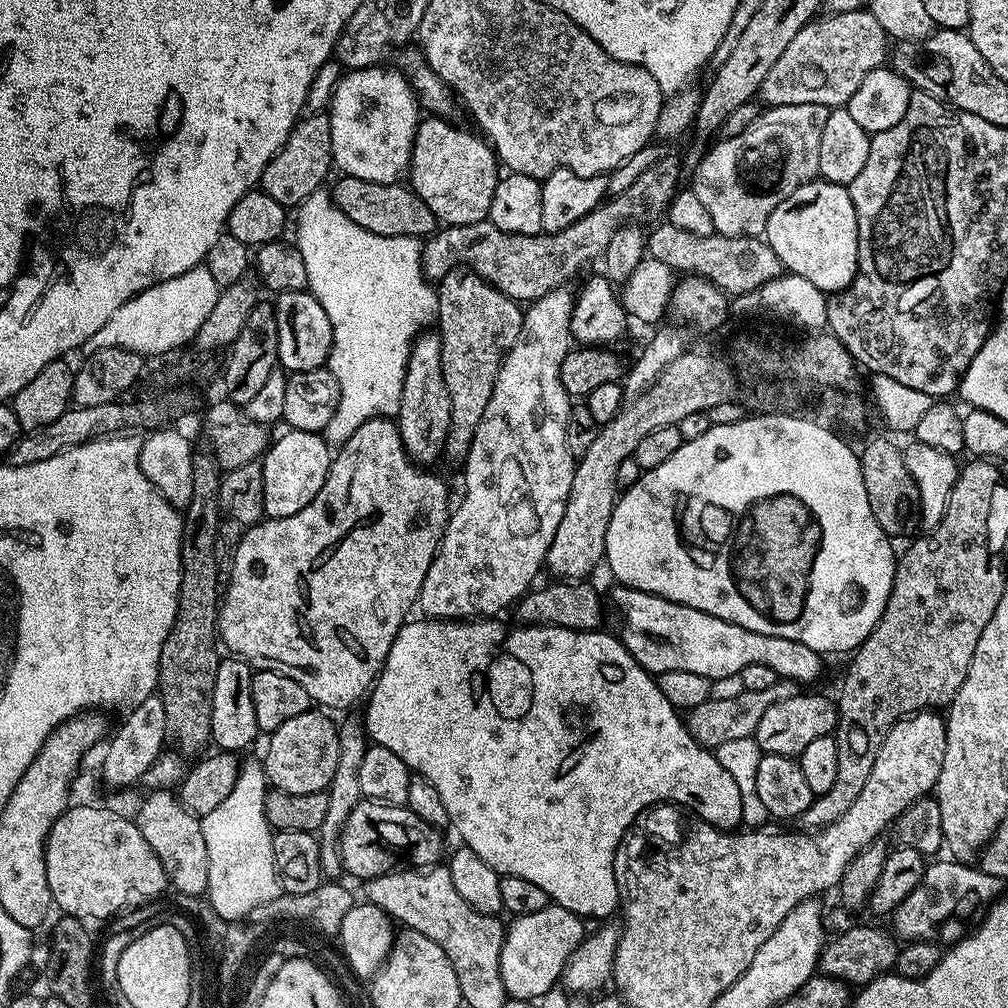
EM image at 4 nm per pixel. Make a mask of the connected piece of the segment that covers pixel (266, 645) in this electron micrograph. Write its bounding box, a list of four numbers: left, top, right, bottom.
[218,416,450,709]

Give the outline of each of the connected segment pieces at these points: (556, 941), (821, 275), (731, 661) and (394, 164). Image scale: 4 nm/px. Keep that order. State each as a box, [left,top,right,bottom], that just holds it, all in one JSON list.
[[500,902,585,1001],[766,178,858,294],[612,586,821,685],[327,67,422,184]]

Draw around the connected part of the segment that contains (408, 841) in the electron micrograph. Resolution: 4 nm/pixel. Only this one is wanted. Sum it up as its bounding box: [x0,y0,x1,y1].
[340,798,444,882]

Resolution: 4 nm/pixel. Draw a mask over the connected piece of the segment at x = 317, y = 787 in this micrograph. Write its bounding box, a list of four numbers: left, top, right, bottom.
[262,710,338,794]

